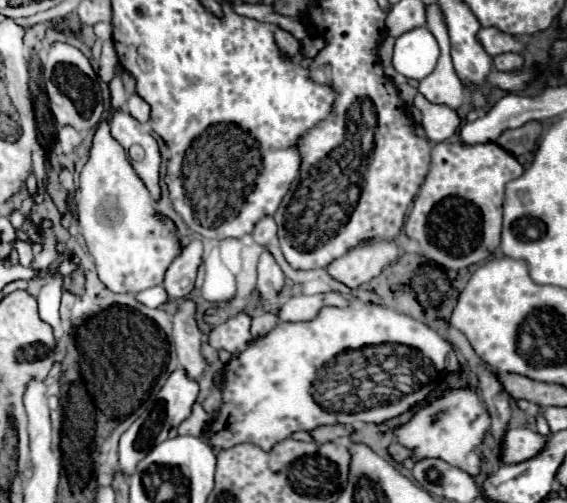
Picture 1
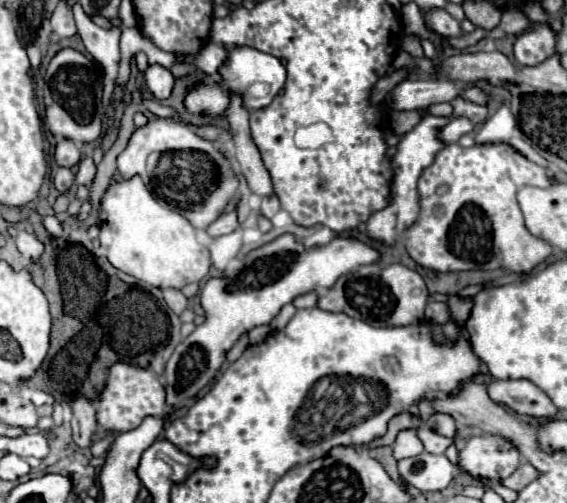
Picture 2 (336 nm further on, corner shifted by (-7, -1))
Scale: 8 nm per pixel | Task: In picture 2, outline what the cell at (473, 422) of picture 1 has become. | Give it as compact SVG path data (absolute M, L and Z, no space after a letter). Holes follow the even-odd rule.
M420 427L420 429L418 429L418 439L422 441L422 445L424 445L424 449L426 449L428 453L436 453L436 455L444 453L444 451L452 445L452 439L442 437L442 435L430 431L428 427Z

